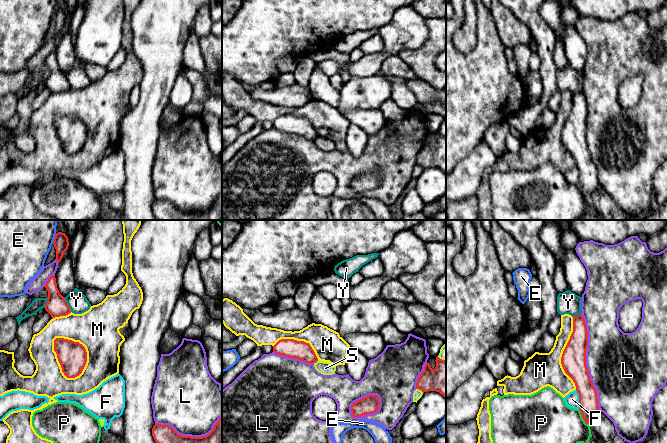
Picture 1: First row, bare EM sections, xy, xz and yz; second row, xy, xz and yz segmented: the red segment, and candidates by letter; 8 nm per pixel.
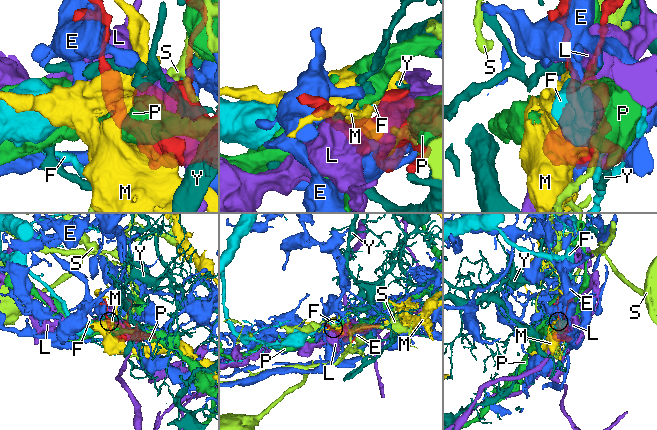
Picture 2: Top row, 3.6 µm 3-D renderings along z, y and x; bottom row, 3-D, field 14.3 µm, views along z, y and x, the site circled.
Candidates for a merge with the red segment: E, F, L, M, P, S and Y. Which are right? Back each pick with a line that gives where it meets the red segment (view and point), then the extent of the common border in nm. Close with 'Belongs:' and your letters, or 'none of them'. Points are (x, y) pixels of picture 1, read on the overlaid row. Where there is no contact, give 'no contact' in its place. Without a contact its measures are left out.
Belongs: none of them

